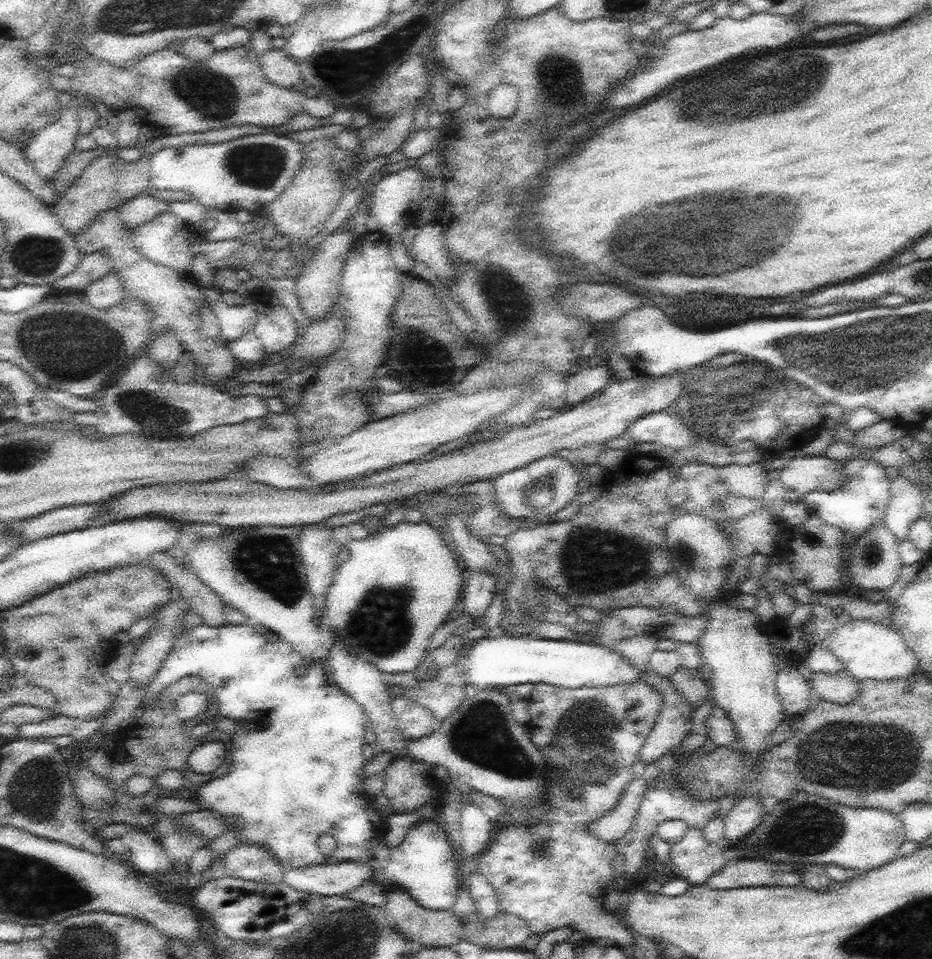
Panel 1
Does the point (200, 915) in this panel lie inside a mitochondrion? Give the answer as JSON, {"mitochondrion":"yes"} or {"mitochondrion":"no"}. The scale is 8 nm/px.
{"mitochondrion":"no"}

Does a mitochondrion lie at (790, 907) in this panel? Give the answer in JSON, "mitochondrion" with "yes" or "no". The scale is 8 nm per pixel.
{"mitochondrion":"no"}

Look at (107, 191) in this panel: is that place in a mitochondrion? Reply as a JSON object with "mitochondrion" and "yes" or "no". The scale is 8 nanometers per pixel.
{"mitochondrion":"no"}

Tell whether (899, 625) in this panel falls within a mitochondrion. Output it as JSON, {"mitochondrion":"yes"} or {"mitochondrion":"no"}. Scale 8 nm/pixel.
{"mitochondrion":"no"}

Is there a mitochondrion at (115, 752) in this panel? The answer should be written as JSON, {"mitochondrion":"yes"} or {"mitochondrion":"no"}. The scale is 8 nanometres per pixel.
{"mitochondrion":"no"}

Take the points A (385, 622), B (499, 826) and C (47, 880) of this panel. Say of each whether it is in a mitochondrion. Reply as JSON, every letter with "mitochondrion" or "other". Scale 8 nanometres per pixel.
{"A":"mitochondrion","B":"other","C":"mitochondrion"}

